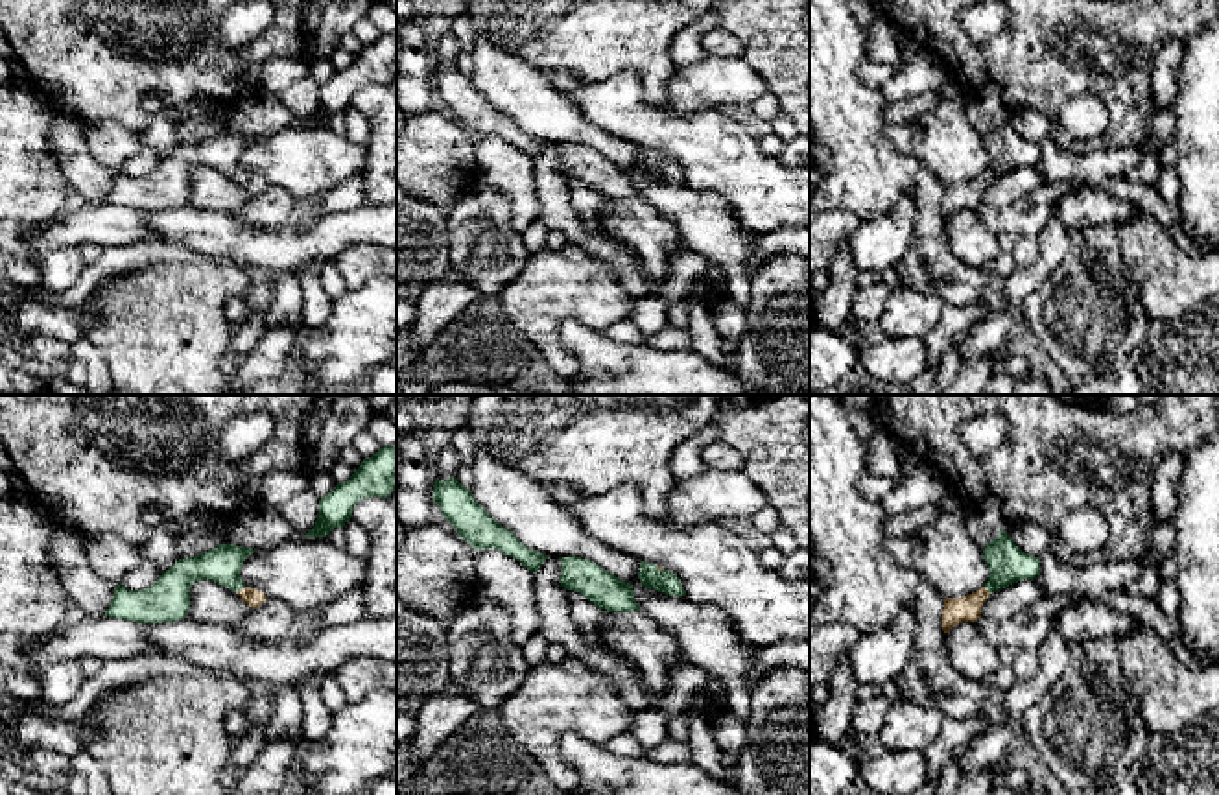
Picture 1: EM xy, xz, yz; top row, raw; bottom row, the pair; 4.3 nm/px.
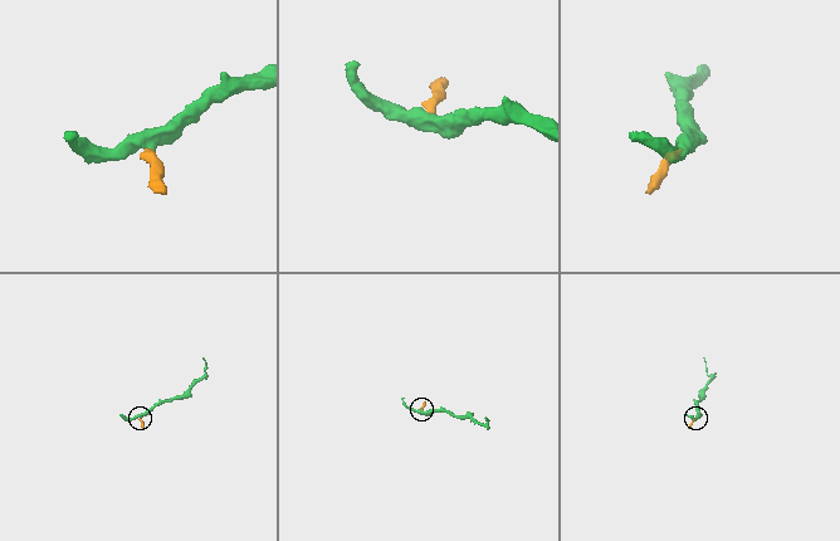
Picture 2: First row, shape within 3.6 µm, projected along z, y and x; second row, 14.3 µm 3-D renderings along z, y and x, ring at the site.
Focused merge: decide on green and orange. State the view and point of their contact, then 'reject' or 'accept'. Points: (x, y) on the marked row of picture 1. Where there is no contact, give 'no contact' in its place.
contact xy (240, 589); accept

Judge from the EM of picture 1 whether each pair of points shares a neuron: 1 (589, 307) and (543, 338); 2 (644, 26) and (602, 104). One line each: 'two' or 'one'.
1: one
2: two

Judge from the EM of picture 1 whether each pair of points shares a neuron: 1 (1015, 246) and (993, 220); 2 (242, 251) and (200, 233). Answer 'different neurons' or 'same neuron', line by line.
1: different neurons
2: same neuron

